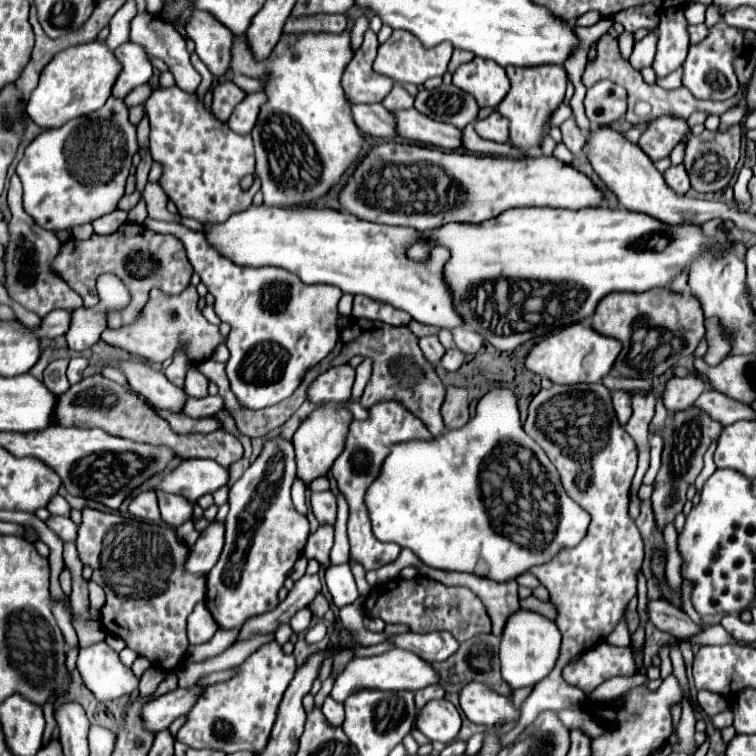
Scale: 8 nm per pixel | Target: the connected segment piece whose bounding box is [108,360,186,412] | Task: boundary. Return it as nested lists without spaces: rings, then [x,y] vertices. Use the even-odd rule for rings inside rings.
[[[110,360],[108,366],[122,370],[128,384],[138,394],[148,398],[148,402],[152,402],[154,406],[182,412],[186,392],[182,388],[172,386],[172,382],[168,382],[168,378],[162,372],[152,370],[142,360]]]

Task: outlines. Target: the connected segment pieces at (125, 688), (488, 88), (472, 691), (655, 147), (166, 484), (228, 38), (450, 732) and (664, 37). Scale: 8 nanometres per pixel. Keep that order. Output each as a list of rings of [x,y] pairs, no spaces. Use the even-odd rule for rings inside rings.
[[[108,644],[82,648],[76,666],[84,686],[102,702],[120,698],[138,688],[138,678],[120,662],[118,652],[114,652]]]
[[[474,58],[468,64],[462,64],[454,76],[452,82],[472,94],[480,106],[496,106],[510,88],[506,70],[486,58]]]
[[[470,682],[460,692],[460,708],[474,724],[492,728],[494,724],[506,724],[520,718],[520,712],[512,706],[508,696],[500,696],[486,688],[482,682]]]
[[[656,118],[656,122],[650,122],[646,126],[638,144],[644,148],[650,160],[656,162],[670,156],[672,148],[680,142],[686,130],[688,126],[682,118]]]
[[[184,460],[156,486],[156,492],[180,494],[188,502],[196,502],[208,492],[216,492],[228,482],[228,470],[212,460]]]
[[[196,10],[192,14],[192,18],[188,20],[186,32],[190,34],[190,38],[196,44],[196,54],[200,56],[200,60],[206,64],[206,68],[216,76],[224,76],[230,68],[230,60],[232,60],[232,42],[234,42],[234,34],[220,22],[216,22],[216,18],[212,18],[212,14]]]
[[[446,698],[430,700],[420,710],[416,726],[428,740],[450,744],[456,740],[456,736],[460,732],[462,718],[460,718],[458,708],[452,702],[448,702]]]
[[[666,10],[660,14],[660,28],[658,28],[658,52],[654,58],[654,72],[658,78],[668,76],[676,68],[682,66],[686,52],[688,52],[688,32],[686,32],[686,18],[684,10]]]

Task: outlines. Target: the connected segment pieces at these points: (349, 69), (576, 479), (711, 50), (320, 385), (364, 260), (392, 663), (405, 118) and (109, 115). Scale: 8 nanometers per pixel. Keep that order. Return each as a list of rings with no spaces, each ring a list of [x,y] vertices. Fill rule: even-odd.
[[[368,28],[364,34],[362,46],[356,50],[352,62],[346,66],[342,76],[342,86],[350,104],[372,104],[382,102],[384,96],[392,90],[394,80],[382,76],[372,70],[372,62],[376,58],[378,38]]]
[[[554,384],[548,390],[540,390],[530,402],[524,430],[544,448],[560,472],[566,494],[592,518],[578,546],[564,548],[550,562],[530,568],[548,588],[552,602],[556,602],[558,616],[554,622],[562,634],[558,662],[544,678],[544,710],[578,710],[586,694],[564,682],[562,668],[576,654],[606,638],[622,620],[628,602],[636,596],[644,544],[628,514],[628,504],[638,450],[632,436],[620,426],[612,408],[612,394],[604,384]]]
[[[718,22],[716,26],[710,28],[708,36],[698,42],[692,44],[692,76],[690,82],[684,82],[684,86],[702,100],[726,100],[732,98],[738,92],[738,76],[734,70],[734,60],[736,60],[736,52],[738,56],[742,56],[744,52],[748,52],[748,48],[744,46],[744,32],[742,28],[732,28],[724,22]]]
[[[350,364],[332,366],[310,384],[308,400],[316,404],[348,400],[352,384],[354,384],[354,368]]]
[[[262,204],[234,214],[224,224],[206,226],[206,238],[236,264],[276,266],[296,274],[304,284],[332,284],[354,296],[364,294],[408,312],[420,324],[446,330],[464,326],[454,308],[452,288],[444,278],[444,264],[450,252],[444,246],[432,246],[428,258],[410,260],[406,252],[414,244],[422,244],[424,238],[414,228],[374,224],[330,208],[284,210]]]
[[[394,648],[380,656],[354,656],[346,664],[346,668],[338,674],[338,678],[334,680],[334,688],[332,688],[330,696],[336,698],[336,702],[344,702],[350,694],[354,694],[356,690],[364,690],[364,688],[416,692],[416,690],[426,688],[428,684],[436,684],[436,682],[438,682],[438,674],[428,662],[424,662],[422,658],[418,658],[416,654],[412,654],[408,650]]]
[[[400,110],[394,112],[398,122],[398,136],[418,144],[430,144],[444,150],[462,150],[462,130],[446,124],[436,122],[418,110]]]
[[[112,96],[94,114],[74,118],[62,128],[44,130],[28,144],[16,166],[16,174],[24,184],[24,210],[40,228],[50,232],[72,230],[114,212],[124,196],[136,150],[136,126],[130,124],[124,102]],[[90,176],[112,178],[108,182],[98,182]]]

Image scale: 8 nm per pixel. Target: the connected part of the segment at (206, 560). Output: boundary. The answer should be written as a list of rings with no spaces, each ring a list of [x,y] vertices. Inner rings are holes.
[[[212,522],[200,534],[196,544],[190,548],[184,570],[190,574],[208,574],[208,570],[212,570],[212,566],[218,562],[222,544],[224,544],[224,524]]]

